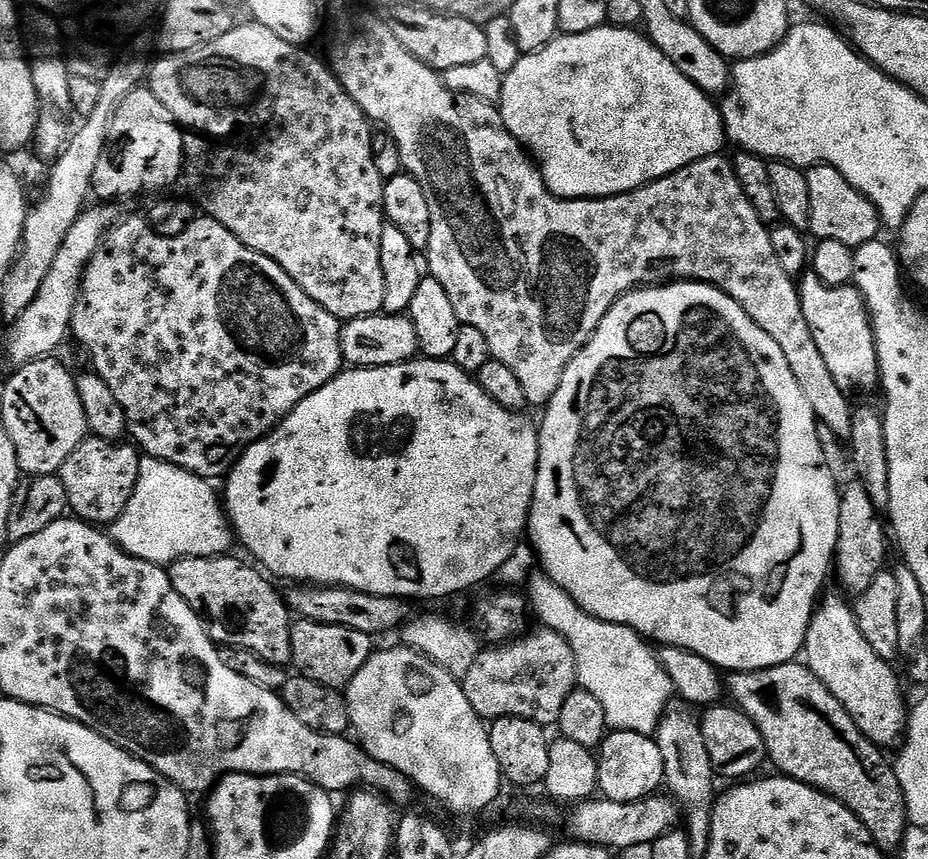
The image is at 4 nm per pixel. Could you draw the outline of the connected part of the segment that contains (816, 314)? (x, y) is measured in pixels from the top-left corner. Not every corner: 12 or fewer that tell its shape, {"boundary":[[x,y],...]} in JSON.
{"boundary":[[810,270],[798,289],[806,326],[849,394],[880,382],[868,307],[854,286]]}

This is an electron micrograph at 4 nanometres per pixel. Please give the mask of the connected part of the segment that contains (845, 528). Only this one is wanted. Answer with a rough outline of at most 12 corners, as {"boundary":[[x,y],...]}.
{"boundary":[[843,485],[834,576],[859,594],[885,571],[886,524],[866,486]]}

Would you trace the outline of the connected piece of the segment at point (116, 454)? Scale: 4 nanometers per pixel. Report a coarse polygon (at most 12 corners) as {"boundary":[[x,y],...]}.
{"boundary":[[85,438],[58,473],[71,515],[113,524],[141,453]]}

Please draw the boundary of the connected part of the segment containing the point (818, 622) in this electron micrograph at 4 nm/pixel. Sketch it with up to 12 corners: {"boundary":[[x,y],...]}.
{"boundary":[[826,596],[802,649],[814,678],[877,748],[910,715],[853,605]]}

